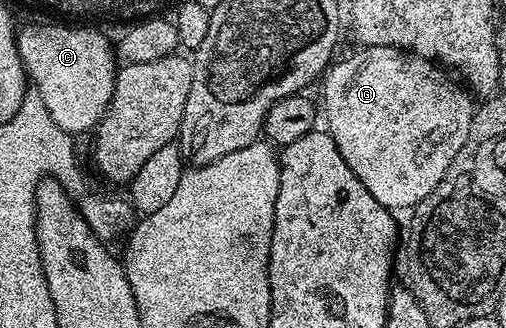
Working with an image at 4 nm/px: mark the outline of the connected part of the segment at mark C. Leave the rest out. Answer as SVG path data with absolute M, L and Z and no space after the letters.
M30 23L17 30L16 49L29 82L56 126L79 135L99 124L113 97L118 72L113 44L111 47L100 32L88 27Z

